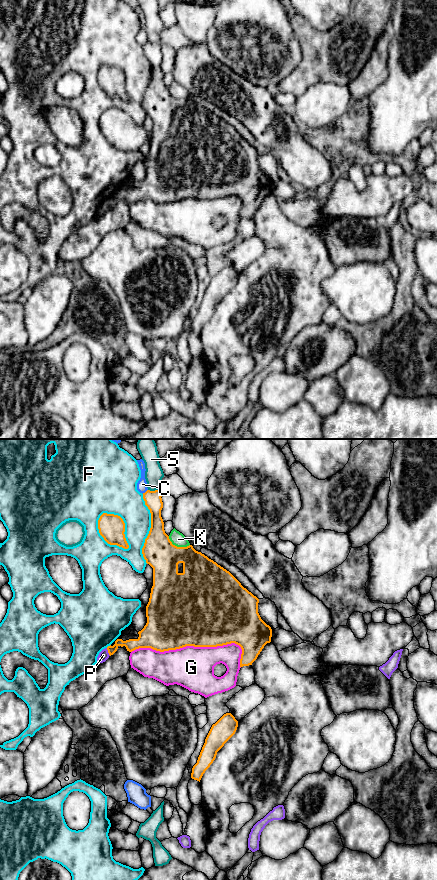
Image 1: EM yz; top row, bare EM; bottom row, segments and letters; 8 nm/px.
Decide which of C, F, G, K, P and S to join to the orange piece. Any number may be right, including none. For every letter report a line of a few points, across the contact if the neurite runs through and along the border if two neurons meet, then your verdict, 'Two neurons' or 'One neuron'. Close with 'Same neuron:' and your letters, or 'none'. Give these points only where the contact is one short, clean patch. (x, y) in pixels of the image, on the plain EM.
C: Two neurons
F: Two neurons
G: Two neurons
K: Two neurons
P: Line: yz (106, 200), (110, 207). Two neurons
S: Two neurons
Same neuron: none

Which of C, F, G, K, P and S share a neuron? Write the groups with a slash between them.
C / F / G / K / P / S

